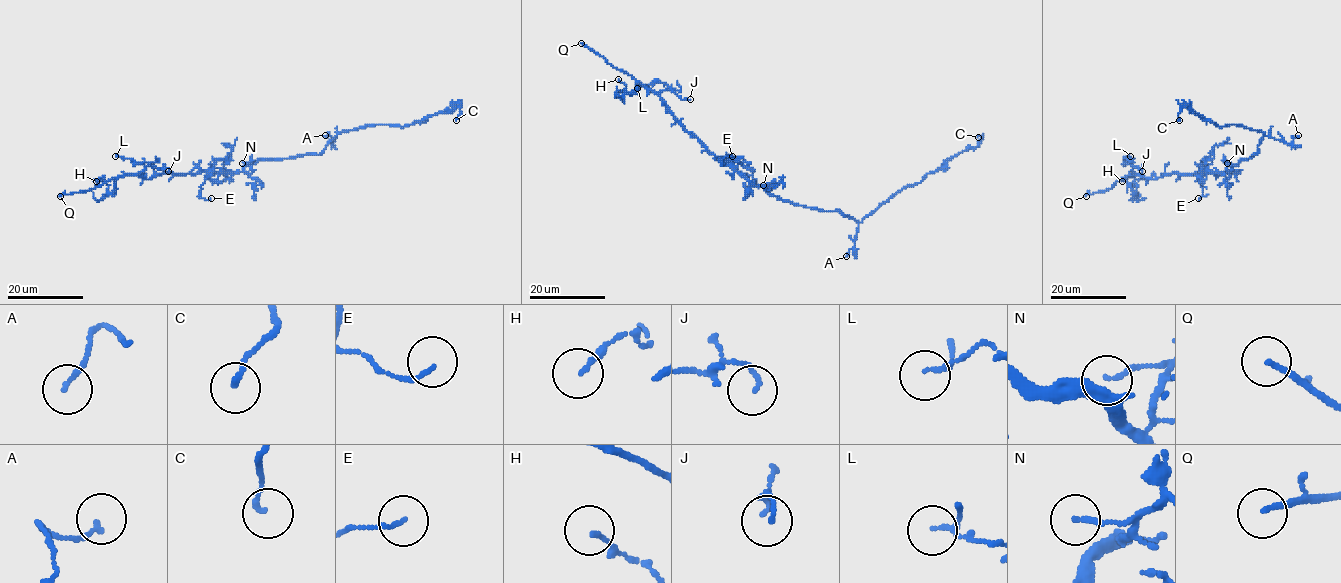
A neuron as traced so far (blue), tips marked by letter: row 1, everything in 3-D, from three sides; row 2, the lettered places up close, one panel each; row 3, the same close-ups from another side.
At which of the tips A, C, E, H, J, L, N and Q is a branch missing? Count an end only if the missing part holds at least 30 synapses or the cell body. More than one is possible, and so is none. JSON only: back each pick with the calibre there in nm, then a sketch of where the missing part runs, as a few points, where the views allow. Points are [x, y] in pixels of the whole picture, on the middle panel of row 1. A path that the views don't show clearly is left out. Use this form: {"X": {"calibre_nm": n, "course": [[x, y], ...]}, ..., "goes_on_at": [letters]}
{"Q": {"calibre_nm": 150}, "goes_on_at": ["Q"]}

